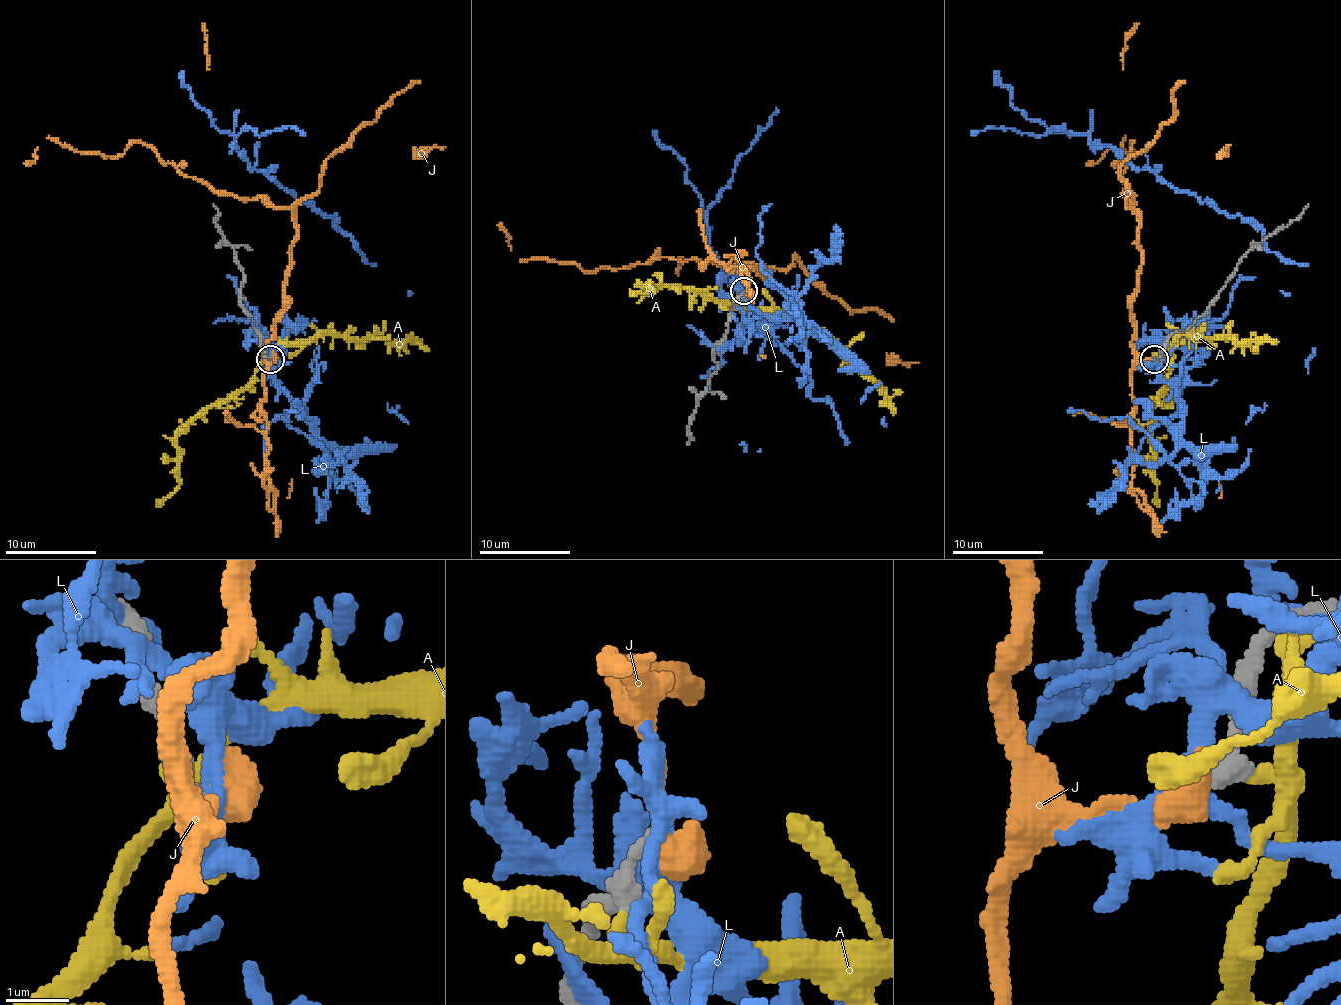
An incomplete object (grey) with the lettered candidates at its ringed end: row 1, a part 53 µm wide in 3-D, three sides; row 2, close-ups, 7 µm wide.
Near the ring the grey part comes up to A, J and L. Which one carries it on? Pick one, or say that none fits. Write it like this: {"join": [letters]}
{"join": []}

